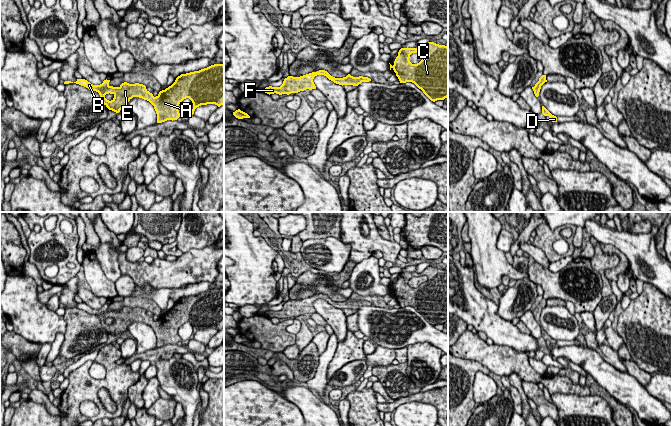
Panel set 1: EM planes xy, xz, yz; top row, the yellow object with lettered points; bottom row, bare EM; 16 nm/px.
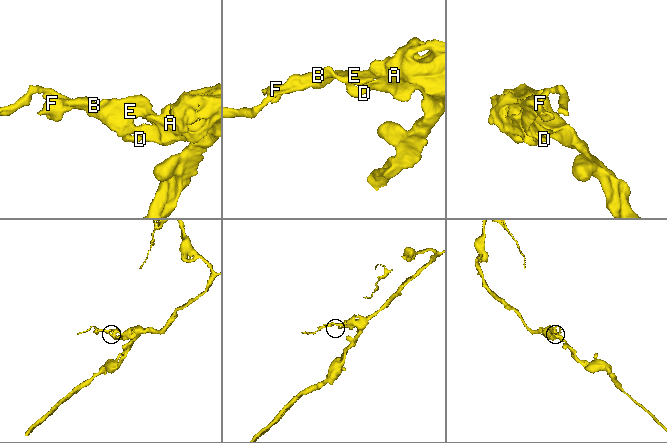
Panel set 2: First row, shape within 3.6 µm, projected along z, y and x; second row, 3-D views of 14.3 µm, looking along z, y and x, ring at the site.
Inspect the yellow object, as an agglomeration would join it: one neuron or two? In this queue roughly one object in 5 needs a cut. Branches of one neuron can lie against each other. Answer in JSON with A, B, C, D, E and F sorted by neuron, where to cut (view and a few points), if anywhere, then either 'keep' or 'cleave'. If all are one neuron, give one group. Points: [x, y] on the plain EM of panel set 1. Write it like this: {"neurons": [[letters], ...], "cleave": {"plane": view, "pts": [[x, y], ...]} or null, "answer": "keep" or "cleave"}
{"neurons": [["A", "B", "C", "D", "E", "F"]], "cleave": null, "answer": "keep"}

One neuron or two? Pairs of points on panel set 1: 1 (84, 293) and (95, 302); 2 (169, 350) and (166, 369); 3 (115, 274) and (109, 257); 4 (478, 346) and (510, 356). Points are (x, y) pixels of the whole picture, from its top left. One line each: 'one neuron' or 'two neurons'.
1: one neuron
2: two neurons
3: one neuron
4: one neuron

